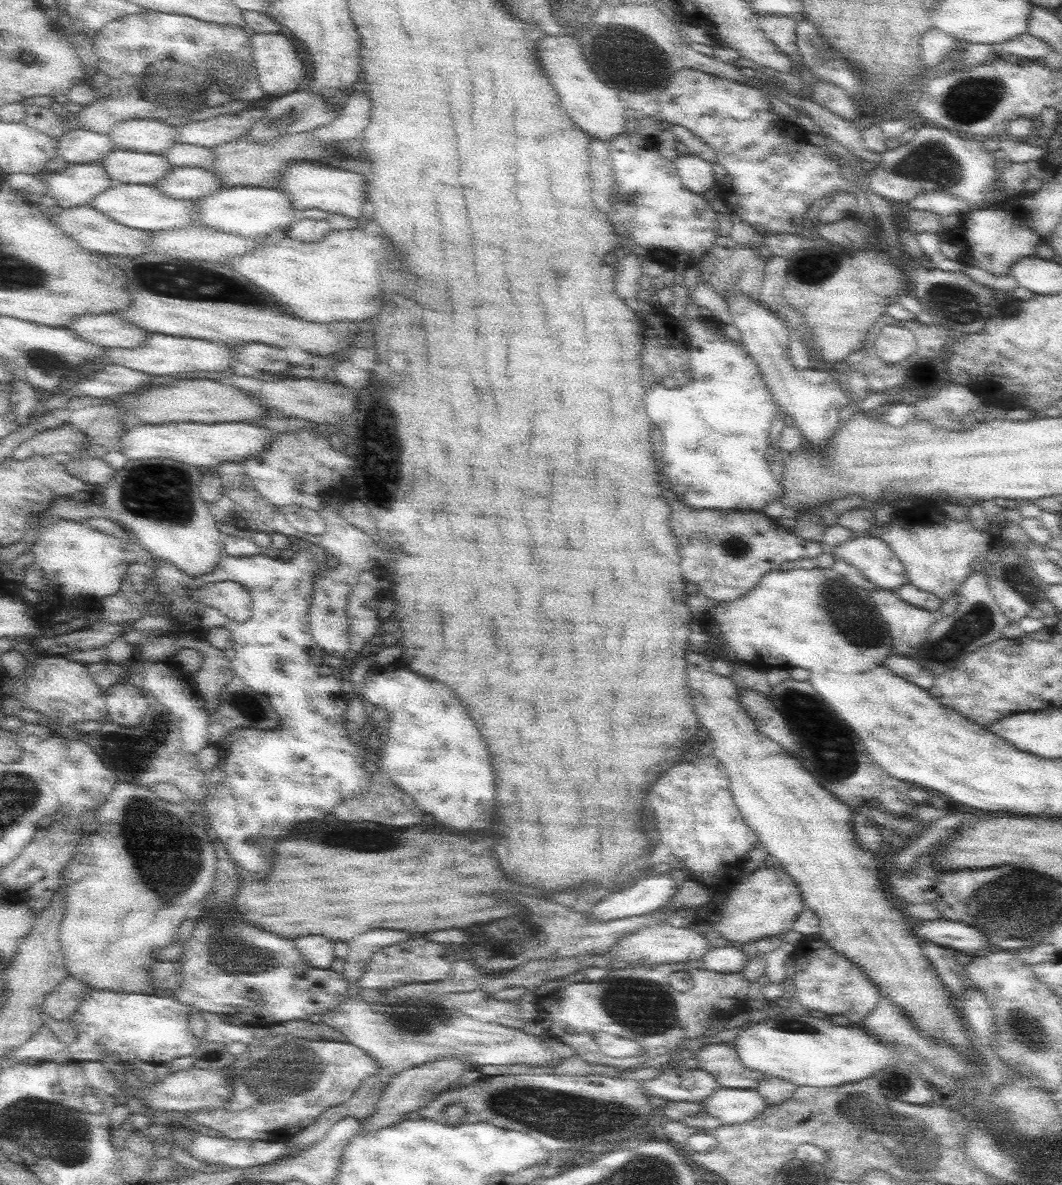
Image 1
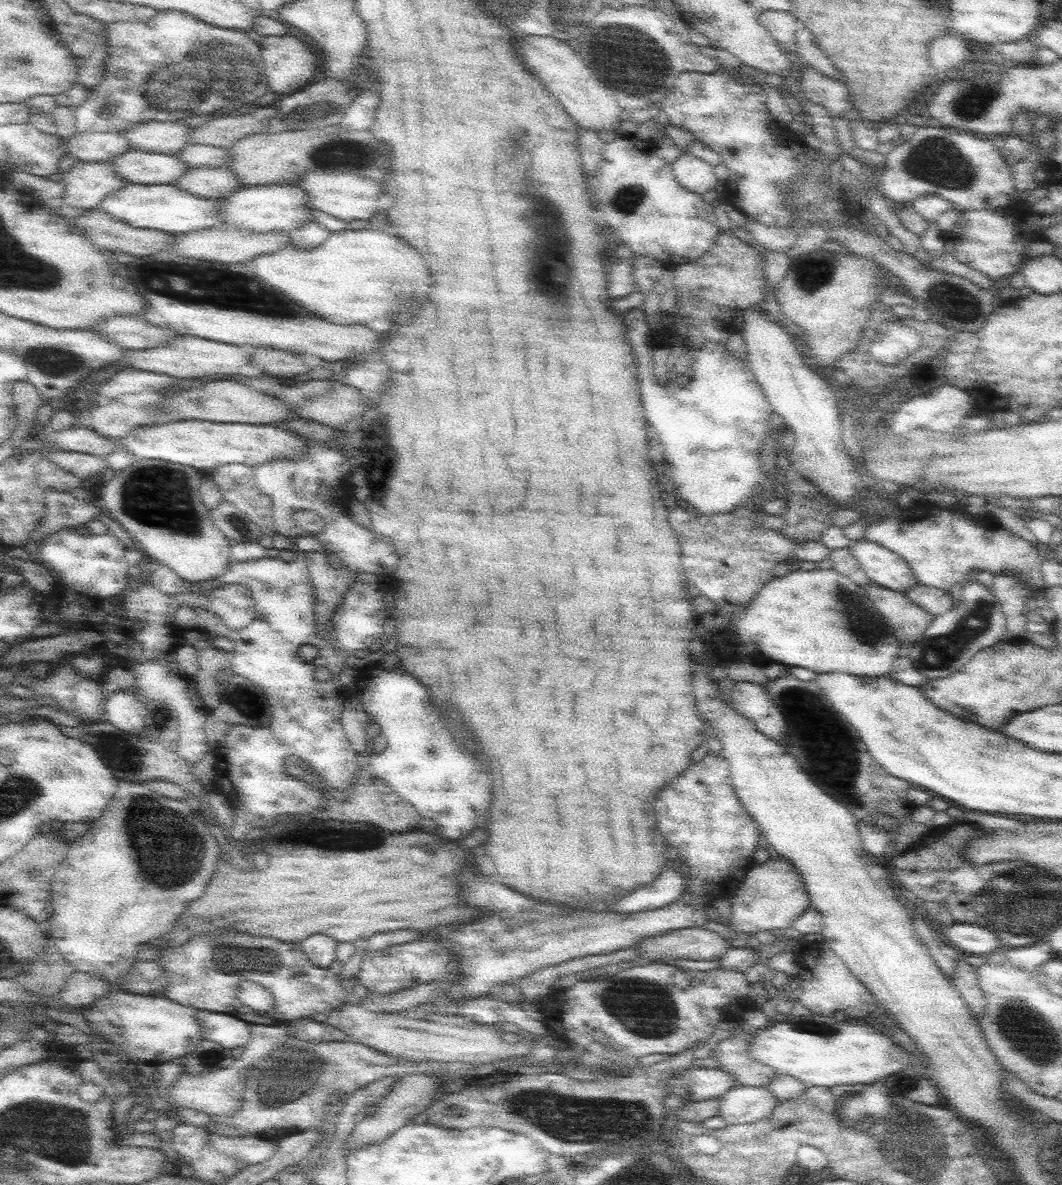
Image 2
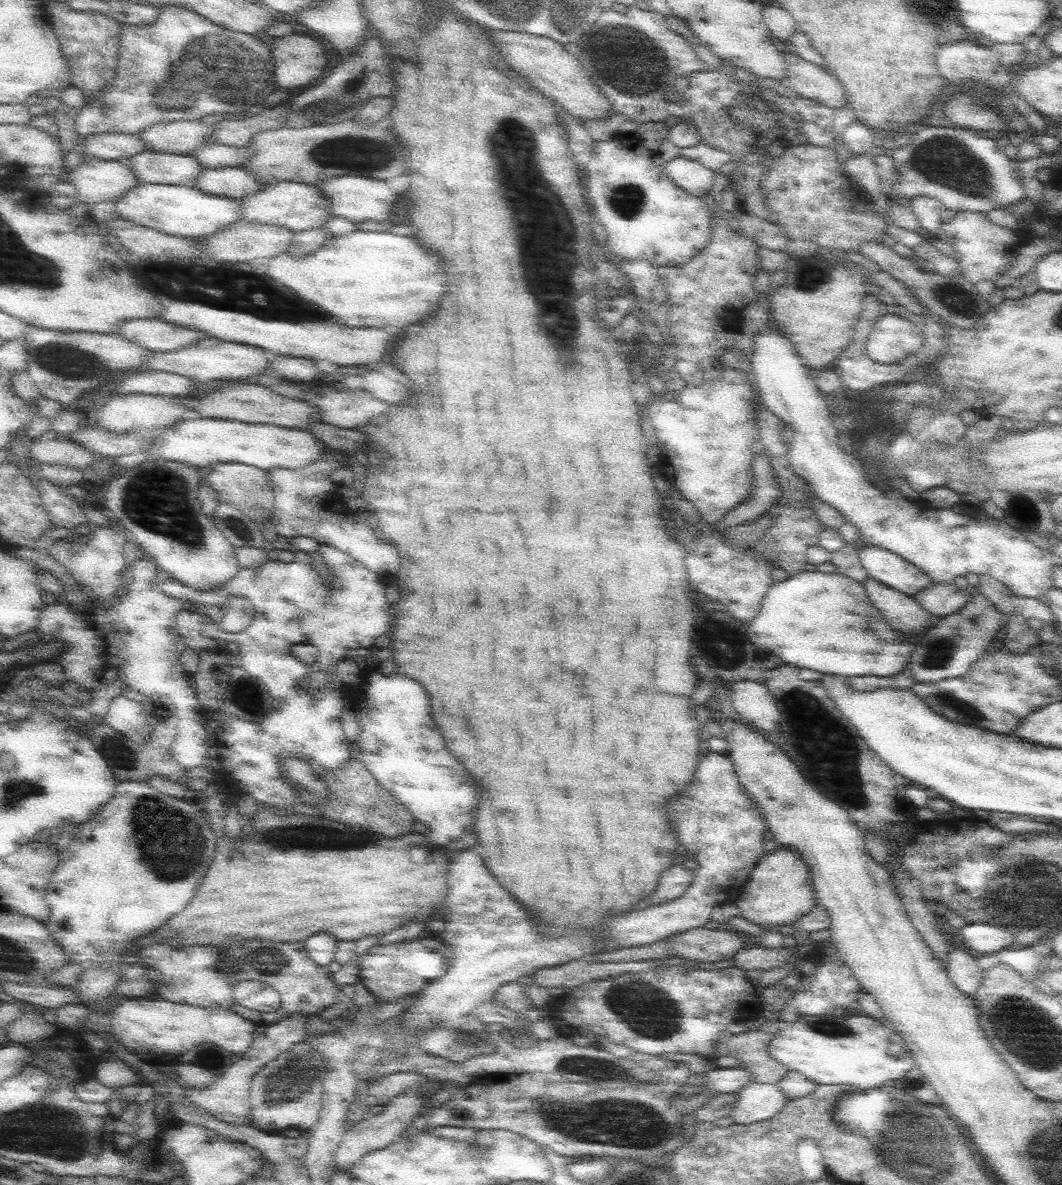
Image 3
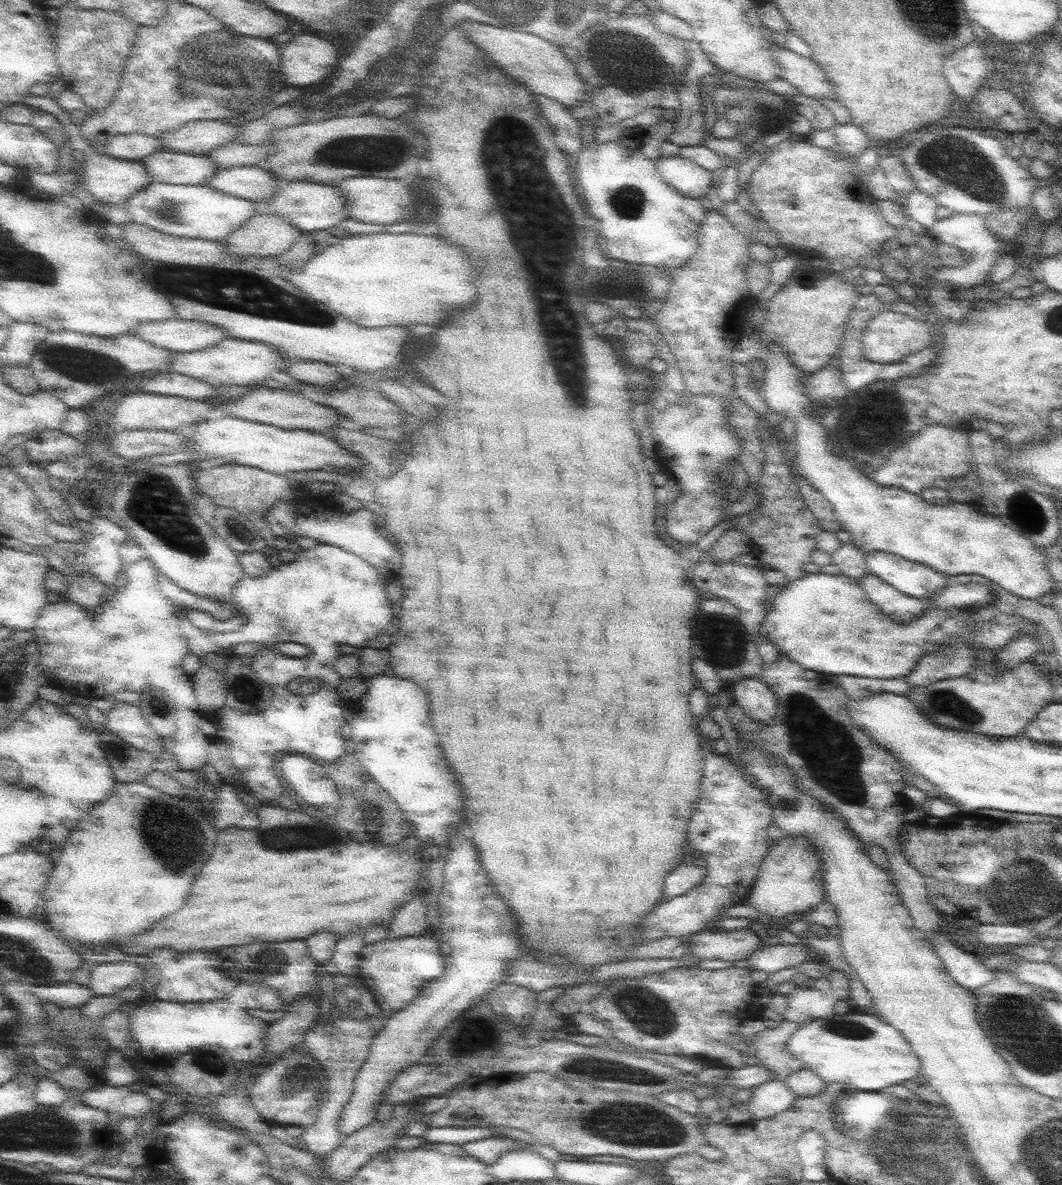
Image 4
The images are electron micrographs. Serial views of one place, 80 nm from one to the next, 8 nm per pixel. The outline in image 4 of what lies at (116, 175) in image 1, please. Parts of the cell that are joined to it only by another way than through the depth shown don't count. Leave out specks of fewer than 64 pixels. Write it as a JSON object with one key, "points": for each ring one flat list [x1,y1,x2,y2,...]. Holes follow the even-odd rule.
{"points":[[167,150,143,158,154,183,206,185,219,170,208,155,180,154]]}

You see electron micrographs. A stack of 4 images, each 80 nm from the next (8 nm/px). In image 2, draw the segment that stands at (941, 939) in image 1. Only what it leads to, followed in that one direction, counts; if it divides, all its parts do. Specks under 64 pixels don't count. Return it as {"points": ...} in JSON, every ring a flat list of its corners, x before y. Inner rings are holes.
{"points":[[954,924,946,928,938,928,937,931,954,946,970,954,990,954,1000,948,999,936,992,929,978,926,978,924],[940,930,946,930,946,932,940,932]]}

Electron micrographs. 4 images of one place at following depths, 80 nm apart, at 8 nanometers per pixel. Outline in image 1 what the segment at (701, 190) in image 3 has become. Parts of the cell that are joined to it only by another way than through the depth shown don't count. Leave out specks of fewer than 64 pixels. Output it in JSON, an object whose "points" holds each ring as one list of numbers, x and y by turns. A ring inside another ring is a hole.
{"points":[[690,153,675,161,681,181,688,190,703,194,716,184,718,178,712,169,712,163,705,158]]}

